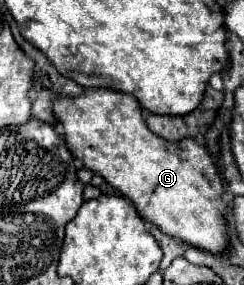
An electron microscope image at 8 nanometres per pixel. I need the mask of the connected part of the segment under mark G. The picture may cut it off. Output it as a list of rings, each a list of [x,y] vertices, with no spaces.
[[[87,89],[77,97],[59,97],[57,101],[53,101],[53,113],[55,119],[63,125],[63,139],[73,157],[81,159],[83,167],[87,167],[95,175],[101,175],[125,199],[129,199],[145,221],[157,225],[163,233],[199,249],[211,253],[223,253],[227,249],[227,227],[223,219],[227,207],[221,201],[221,175],[203,145],[197,145],[193,139],[159,139],[159,135],[153,135],[147,129],[143,109],[137,99],[113,89]]]

